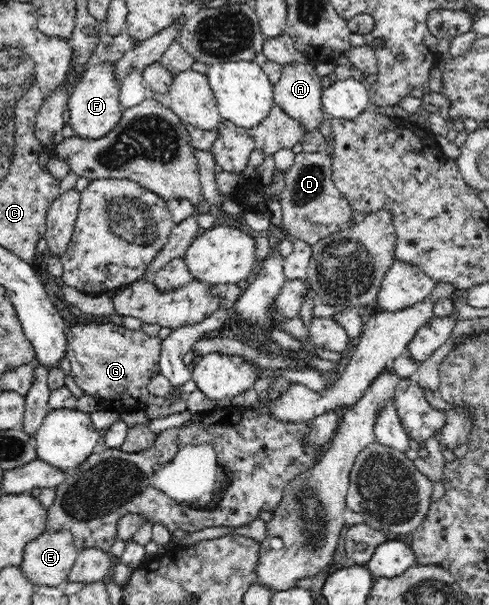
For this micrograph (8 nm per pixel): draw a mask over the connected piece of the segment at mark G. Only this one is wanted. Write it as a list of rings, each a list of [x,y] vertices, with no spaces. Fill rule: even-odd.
[[[112,322],[74,325],[67,333],[65,350],[71,364],[69,374],[83,394],[97,398],[101,410],[122,413],[146,407],[151,397],[148,381],[160,373],[162,341],[159,336],[150,337]]]

